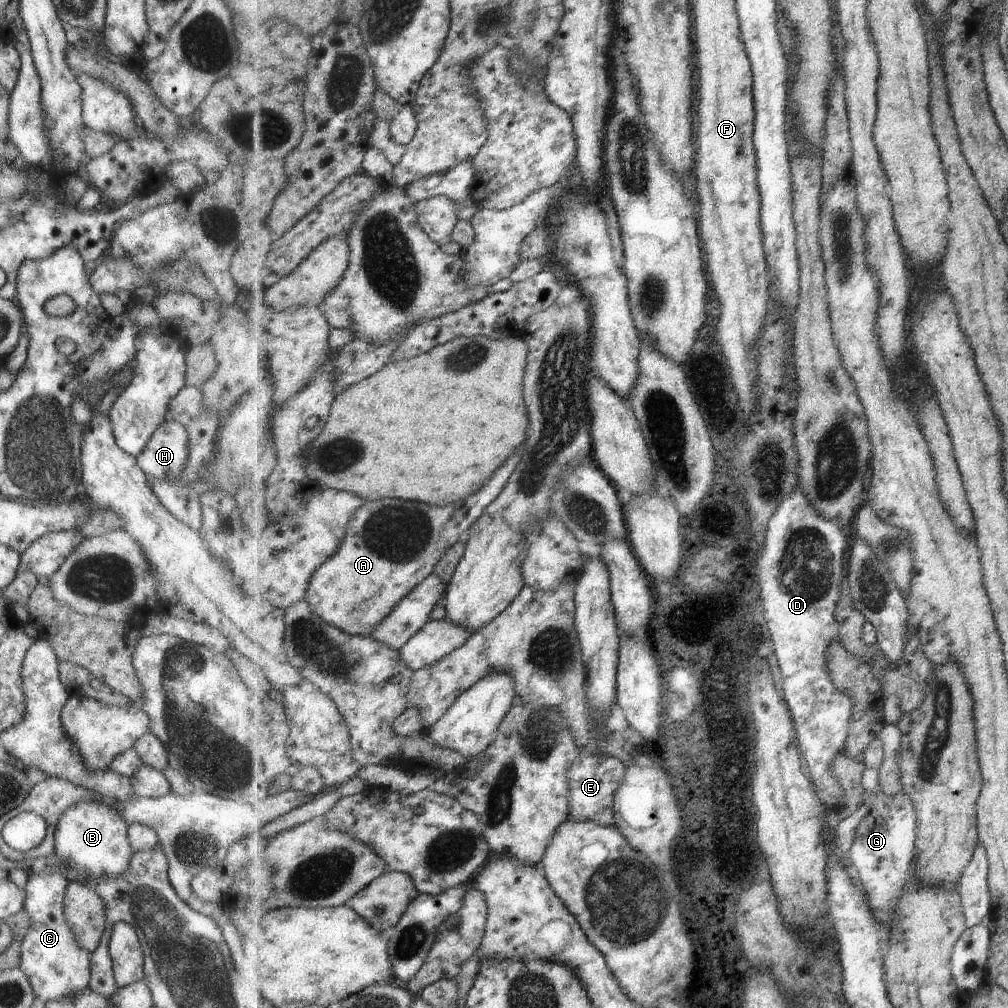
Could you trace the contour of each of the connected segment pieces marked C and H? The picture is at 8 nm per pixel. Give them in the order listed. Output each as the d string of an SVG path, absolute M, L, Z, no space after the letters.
M37 869L29 871L27 876L23 888L25 891L23 910L28 914L30 927L20 942L18 967L27 975L34 995L45 1002L88 986L90 979L90 953L79 948L64 917L62 909L63 897L68 880L59 873L43 875Z
M163 421L151 433L143 450L135 457L137 467L147 476L162 481L178 478L188 455L188 434L177 421Z

